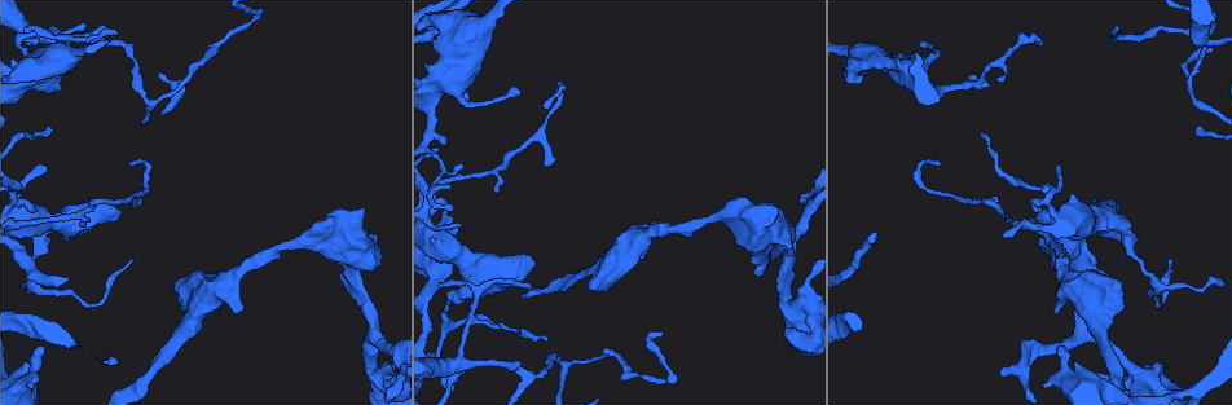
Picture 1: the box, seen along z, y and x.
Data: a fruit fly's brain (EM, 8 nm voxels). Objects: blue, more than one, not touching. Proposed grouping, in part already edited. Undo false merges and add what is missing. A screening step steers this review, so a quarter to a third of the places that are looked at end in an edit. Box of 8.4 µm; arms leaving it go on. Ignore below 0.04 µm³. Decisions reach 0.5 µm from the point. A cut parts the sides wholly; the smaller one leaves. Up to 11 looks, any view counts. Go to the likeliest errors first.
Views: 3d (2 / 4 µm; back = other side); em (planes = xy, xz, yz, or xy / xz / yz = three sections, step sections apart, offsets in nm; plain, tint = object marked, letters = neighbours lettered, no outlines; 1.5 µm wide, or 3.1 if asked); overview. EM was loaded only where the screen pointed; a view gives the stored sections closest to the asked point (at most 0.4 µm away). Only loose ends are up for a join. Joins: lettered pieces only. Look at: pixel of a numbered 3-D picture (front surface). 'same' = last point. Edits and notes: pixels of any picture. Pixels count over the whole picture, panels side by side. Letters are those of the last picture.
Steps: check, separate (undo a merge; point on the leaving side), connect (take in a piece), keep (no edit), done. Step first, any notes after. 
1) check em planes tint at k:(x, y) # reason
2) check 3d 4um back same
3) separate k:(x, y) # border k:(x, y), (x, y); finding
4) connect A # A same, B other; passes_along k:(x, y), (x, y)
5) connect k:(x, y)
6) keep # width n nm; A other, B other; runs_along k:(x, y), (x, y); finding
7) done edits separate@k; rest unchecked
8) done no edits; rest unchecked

check em planes letters at 1:(36, 210) # tapers out

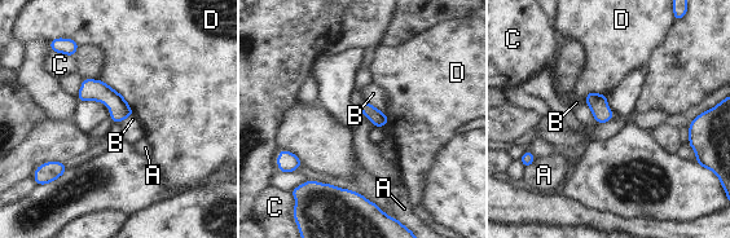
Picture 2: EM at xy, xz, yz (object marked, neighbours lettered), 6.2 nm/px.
keep # width 100 nm; A other, B other, C other, D other; border 2:(100, 79), (114, 88), (133, 113); no lettered piece goes on from it

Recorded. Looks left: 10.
check em yz step 8 letters at 1:(445, 213) # an open end

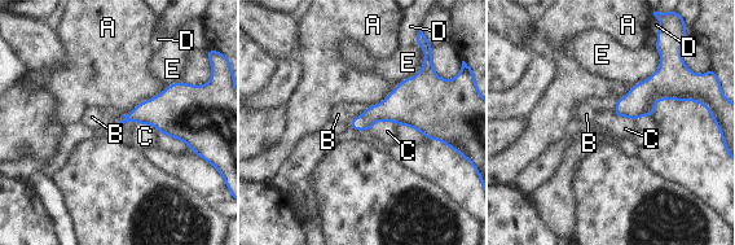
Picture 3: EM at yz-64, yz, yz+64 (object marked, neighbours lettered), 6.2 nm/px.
check em planes letters same # another direction

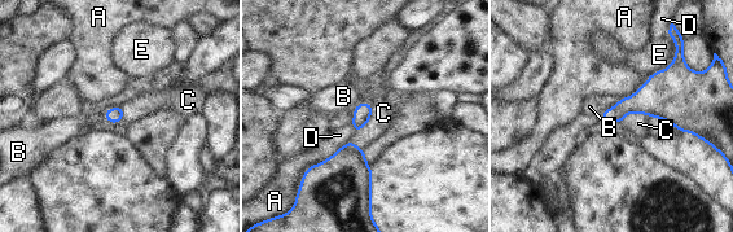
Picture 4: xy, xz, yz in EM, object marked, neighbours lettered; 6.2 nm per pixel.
keep # A other, B other, C other, D other, E other; no lettered piece goes on from it

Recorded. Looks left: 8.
check em planes letters at 1:(650, 223) # free end

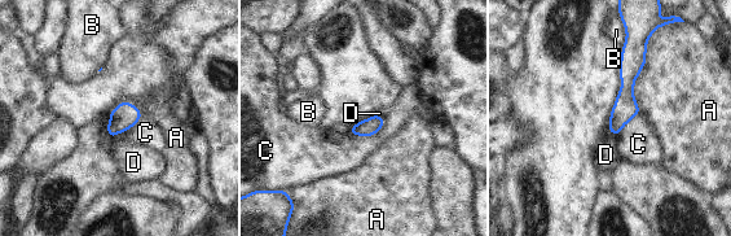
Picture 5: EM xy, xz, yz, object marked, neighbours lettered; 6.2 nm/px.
keep # A other, B other, C other, D other; runs_along 5:(626, 46), (625, 109), (613, 130); no lettered piece goes on from it

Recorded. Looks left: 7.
check em xy step 8 letters at 1:(970, 75) # thin end

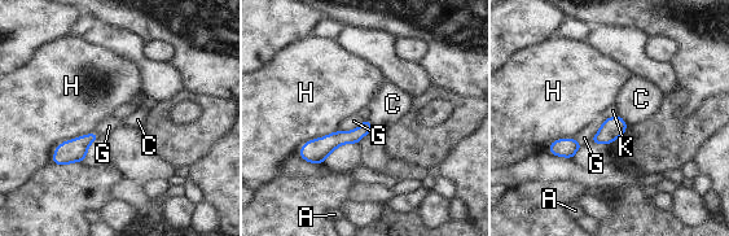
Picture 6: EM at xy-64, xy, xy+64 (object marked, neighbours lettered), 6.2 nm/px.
keep # width 90 nm; A other, C other, G other, H other, K other; border 6:(616, 113), (604, 121); no lettered piece goes on from it

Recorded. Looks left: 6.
done no edits; rest unchecked

